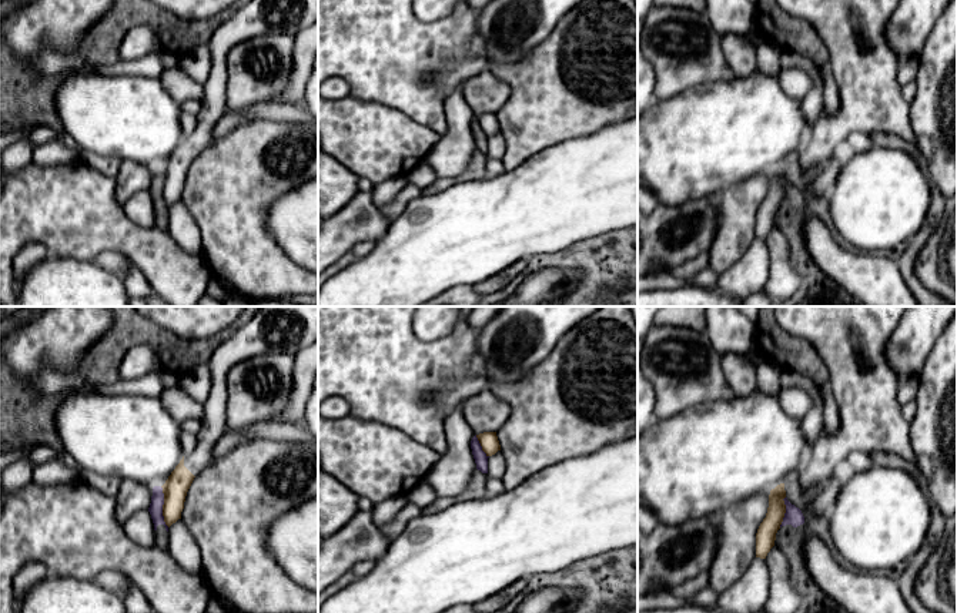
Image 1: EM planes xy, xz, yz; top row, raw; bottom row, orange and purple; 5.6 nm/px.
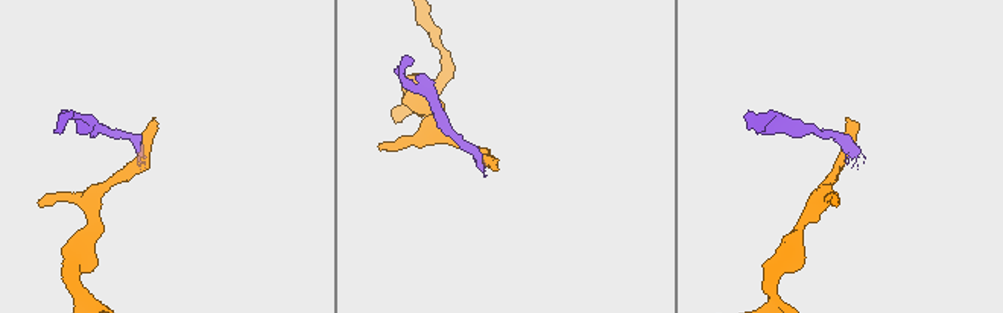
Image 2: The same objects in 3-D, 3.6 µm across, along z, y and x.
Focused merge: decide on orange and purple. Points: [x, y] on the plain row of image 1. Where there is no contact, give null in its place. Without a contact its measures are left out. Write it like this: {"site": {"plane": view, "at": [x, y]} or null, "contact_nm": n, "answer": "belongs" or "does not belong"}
{"site": {"plane": "xy", "at": [163, 187]}, "contact_nm": 240, "answer": "does not belong"}

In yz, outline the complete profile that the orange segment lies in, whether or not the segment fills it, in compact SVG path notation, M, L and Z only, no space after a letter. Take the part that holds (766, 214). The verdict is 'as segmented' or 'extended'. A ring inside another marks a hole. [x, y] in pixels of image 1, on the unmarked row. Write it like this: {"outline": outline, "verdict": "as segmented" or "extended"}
{"outline": "M784 164L770 171L767 194L756 214L756 238L766 239L767 234L774 227L776 214L786 194L784 178Z", "verdict": "as segmented"}

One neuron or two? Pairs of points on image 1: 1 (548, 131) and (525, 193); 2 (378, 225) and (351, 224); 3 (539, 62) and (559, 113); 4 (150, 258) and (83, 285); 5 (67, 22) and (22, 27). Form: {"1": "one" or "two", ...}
{"1": "two", "2": "one", "3": "one", "4": "two", "5": "one"}

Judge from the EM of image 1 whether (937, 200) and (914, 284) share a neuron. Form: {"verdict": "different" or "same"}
{"verdict": "same"}

